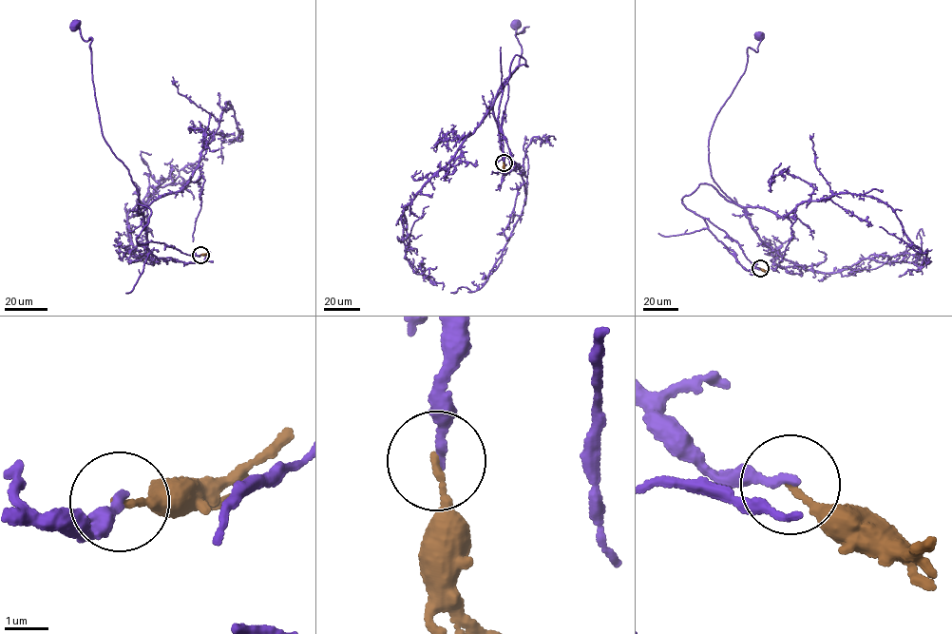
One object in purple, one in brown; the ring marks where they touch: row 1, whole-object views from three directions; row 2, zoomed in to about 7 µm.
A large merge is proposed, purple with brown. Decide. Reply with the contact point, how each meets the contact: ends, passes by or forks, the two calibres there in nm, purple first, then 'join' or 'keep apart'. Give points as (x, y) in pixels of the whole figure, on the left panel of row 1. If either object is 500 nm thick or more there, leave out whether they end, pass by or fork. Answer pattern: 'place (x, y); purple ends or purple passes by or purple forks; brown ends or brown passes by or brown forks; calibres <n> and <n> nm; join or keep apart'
place (200, 255); purple ends; brown ends; calibres 220 and 140 nm; keep apart

